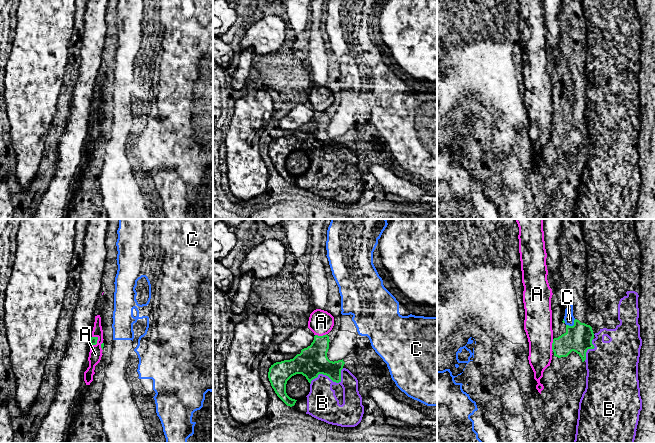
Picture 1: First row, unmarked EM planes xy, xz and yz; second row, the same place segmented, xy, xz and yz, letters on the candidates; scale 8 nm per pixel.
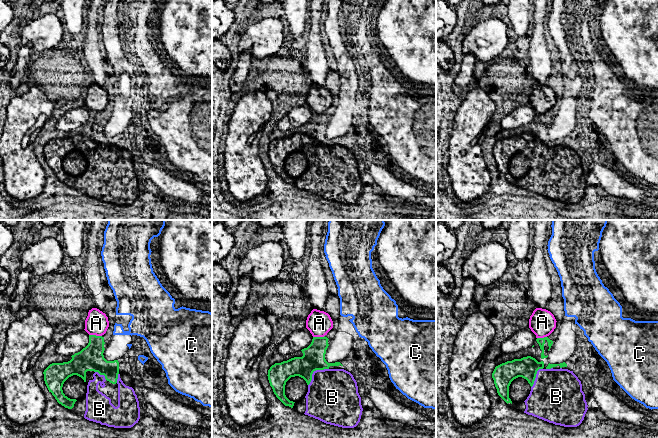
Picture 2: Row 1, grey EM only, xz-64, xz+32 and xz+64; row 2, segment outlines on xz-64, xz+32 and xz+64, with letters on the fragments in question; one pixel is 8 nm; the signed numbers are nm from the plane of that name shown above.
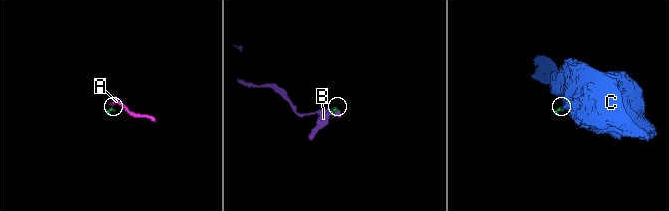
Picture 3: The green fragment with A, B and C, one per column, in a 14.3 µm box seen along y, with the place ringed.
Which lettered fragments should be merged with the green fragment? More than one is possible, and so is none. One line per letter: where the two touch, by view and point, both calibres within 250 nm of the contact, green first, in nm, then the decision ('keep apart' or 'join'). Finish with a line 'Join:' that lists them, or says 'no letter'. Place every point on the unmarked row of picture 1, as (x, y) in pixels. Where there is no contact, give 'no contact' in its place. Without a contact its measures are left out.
A: meets green in xz at (320, 112); 240 nm thick on the green side, 200 nm on the other; keep apart
B: meets green in xz at (330, 154); 240 nm thick on the green side, 260 nm on the other; join
C: meets green in yz at (573, 101); 220 nm thick on the green side, 80 nm on the other; keep apart
Join: B

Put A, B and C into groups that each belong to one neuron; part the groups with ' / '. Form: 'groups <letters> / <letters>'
groups A / B / C

